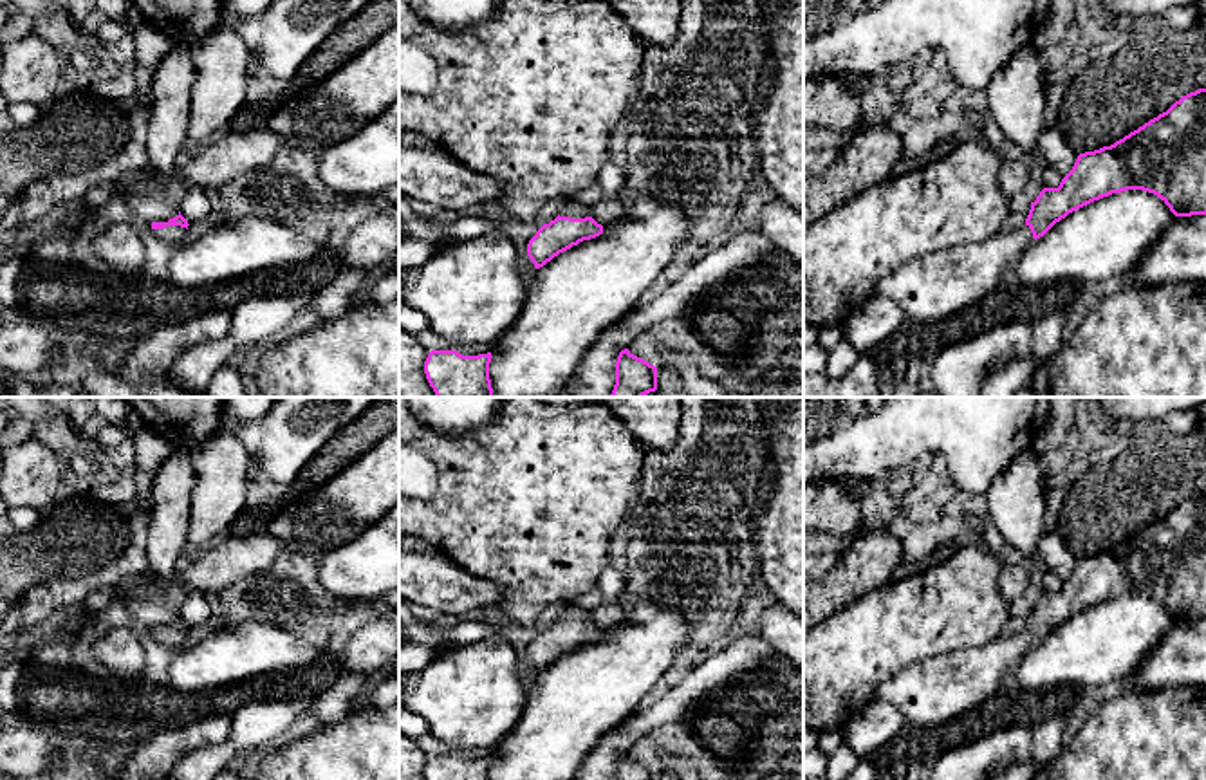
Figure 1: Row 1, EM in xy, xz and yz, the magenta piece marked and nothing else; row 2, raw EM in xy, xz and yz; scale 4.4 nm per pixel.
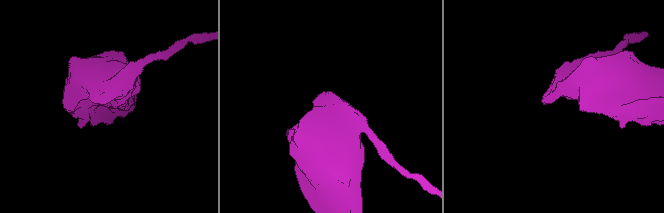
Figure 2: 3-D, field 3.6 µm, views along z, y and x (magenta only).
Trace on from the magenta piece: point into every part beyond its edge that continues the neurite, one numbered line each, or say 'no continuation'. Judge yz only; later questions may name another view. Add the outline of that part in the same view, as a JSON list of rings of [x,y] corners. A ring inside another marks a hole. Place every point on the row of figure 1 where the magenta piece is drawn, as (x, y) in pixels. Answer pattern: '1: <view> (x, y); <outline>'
1: yz (927, 289); [[[1022,224],[982,242],[910,260],[881,278],[874,294],[894,300],[919,323],[939,321],[991,296],[1033,240],[1029,226]]]

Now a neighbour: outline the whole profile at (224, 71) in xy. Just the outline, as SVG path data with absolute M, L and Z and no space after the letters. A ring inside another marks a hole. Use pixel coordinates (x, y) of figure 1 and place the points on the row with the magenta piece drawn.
M220 25L191 45L193 65L188 141L202 143L227 123L246 103L256 67L244 40L229 25Z

